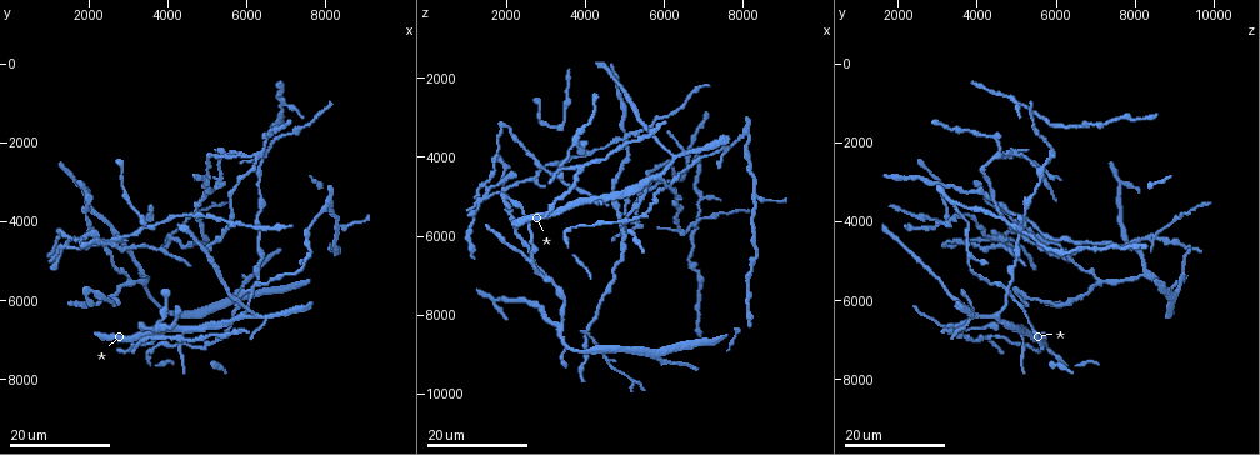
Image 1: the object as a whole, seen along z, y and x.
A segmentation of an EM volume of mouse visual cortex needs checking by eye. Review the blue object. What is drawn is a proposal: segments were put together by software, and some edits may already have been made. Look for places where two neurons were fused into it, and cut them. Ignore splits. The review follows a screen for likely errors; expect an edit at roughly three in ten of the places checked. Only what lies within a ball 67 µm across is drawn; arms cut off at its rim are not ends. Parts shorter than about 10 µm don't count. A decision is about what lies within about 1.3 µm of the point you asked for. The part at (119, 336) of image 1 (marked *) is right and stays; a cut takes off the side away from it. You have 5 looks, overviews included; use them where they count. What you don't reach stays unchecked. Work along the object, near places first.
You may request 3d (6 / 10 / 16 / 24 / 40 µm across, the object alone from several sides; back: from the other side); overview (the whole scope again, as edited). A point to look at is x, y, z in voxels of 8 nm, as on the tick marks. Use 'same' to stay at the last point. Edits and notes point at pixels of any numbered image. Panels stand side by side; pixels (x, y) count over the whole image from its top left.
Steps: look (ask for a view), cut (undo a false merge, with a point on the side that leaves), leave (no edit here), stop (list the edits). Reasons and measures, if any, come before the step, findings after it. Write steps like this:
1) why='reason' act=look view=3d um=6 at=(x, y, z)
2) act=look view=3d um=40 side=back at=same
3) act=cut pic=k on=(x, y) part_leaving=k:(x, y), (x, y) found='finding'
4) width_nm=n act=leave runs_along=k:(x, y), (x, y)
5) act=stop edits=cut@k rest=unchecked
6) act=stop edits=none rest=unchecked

why='four or more arms meet' act=look view=3d um=24 at=(6200, 5700, 4700)

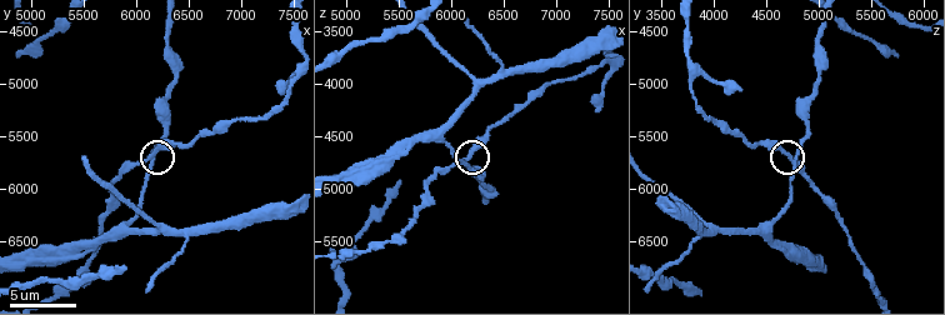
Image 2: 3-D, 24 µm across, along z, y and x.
why='closer look' act=look view=3d um=6 at=(6140, 5720, 4760)

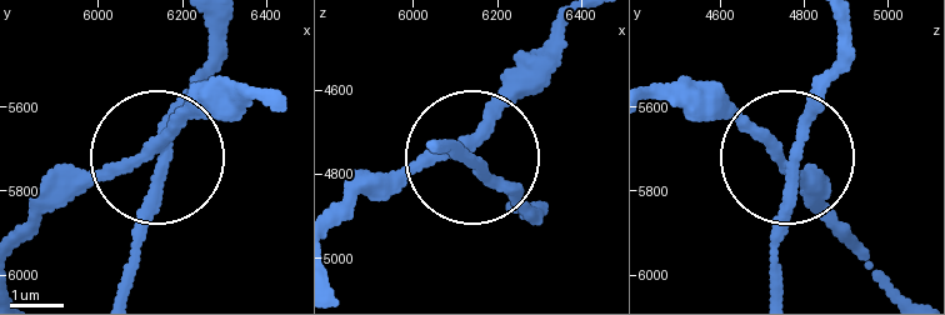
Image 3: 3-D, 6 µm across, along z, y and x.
act=leave found='one neuron here'

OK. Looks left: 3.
why='looks like a crossing' act=look view=3d um=24 at=(3450, 4100, 3150)

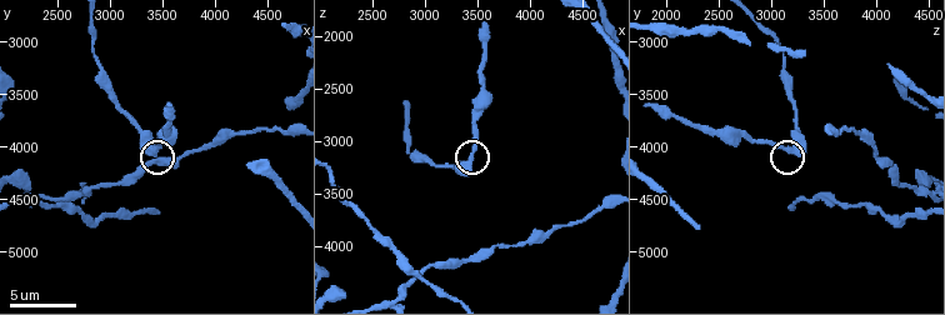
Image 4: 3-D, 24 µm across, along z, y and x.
act=look view=3d um=6 at=(3420, 4020, 3200)

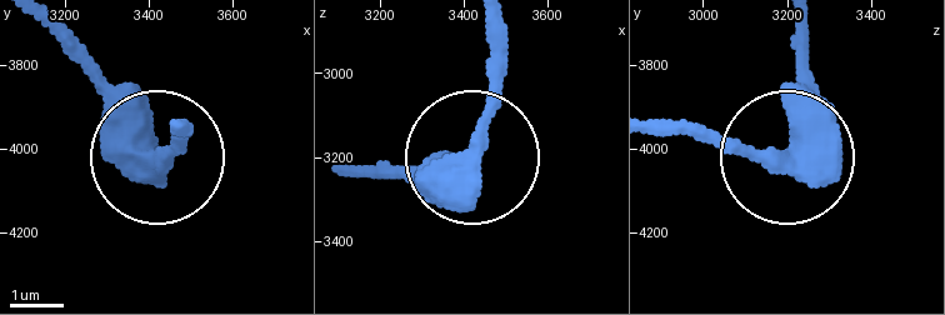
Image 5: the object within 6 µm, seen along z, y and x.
arms=4 act=leave found='one neuron here'

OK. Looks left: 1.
act=look view=3d um=10 at=(3660, 4100, 4020)

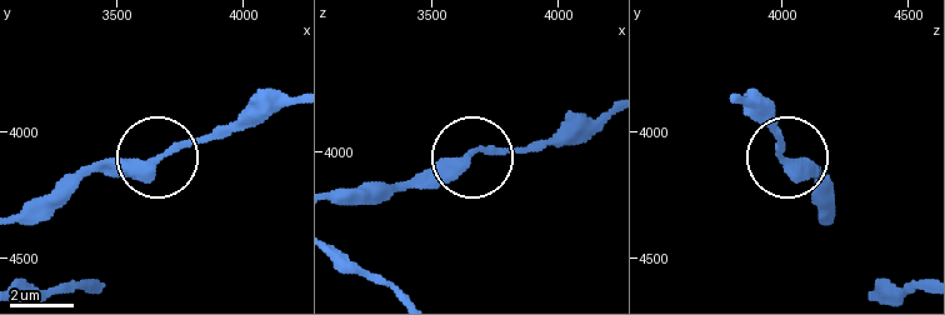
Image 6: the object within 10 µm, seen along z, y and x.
act=leave found='continuous, no second neuron'

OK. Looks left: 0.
act=stop edits=none rest=unchecked

